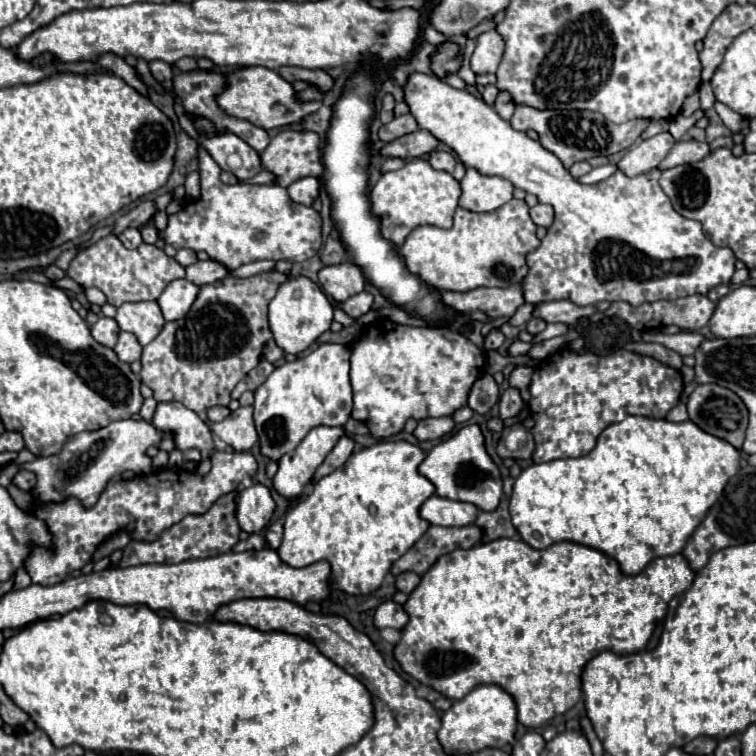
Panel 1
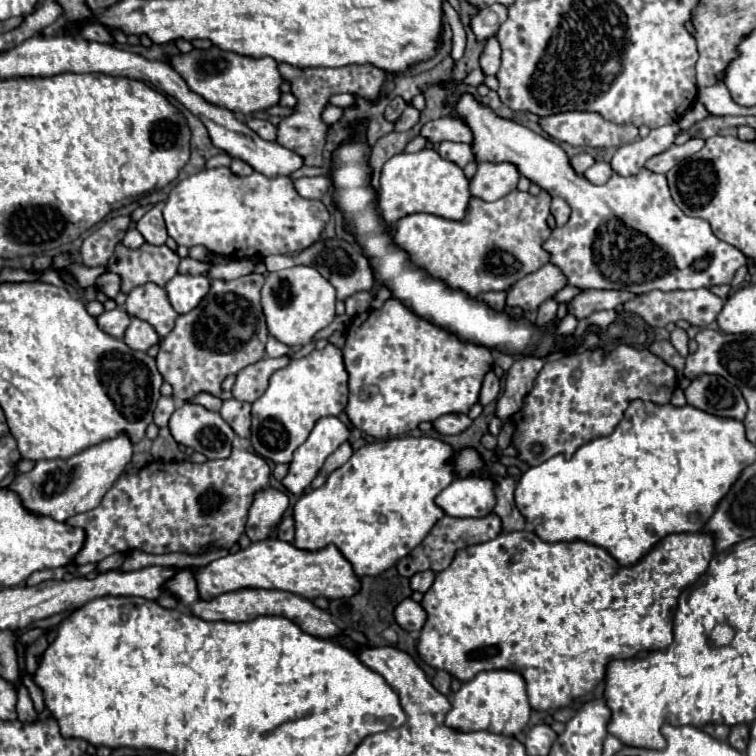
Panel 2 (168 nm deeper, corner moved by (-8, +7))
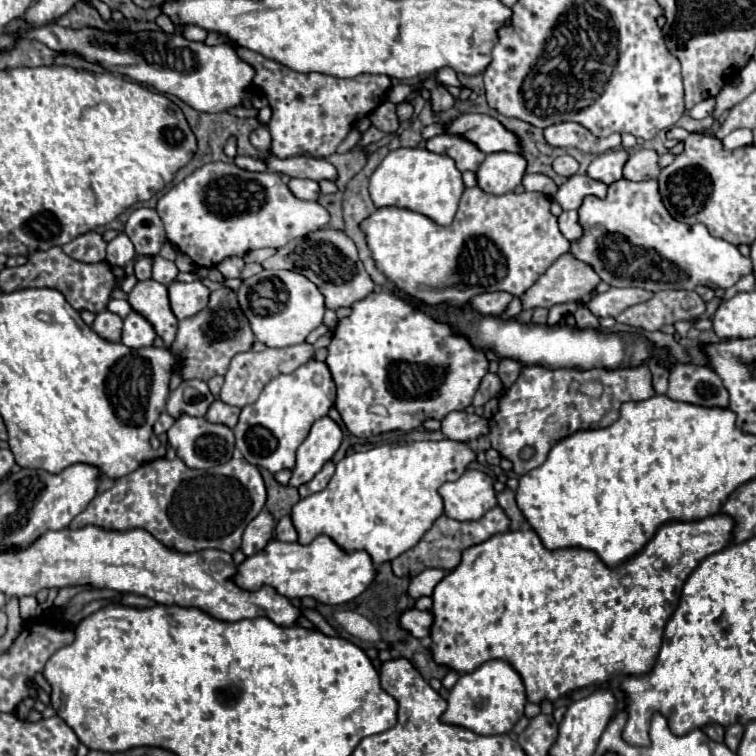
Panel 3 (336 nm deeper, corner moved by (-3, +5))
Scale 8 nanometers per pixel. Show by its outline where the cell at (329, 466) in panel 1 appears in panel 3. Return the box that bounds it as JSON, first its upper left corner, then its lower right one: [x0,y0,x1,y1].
[300,461,336,497]

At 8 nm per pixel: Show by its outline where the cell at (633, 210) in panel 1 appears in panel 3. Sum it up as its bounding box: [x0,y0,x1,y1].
[570,179,752,291]

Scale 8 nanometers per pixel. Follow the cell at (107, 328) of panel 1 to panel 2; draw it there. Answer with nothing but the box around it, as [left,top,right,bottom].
[97,307,131,339]

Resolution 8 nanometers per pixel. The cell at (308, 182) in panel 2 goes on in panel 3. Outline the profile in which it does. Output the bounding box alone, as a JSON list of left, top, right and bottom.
[288,179,320,201]

